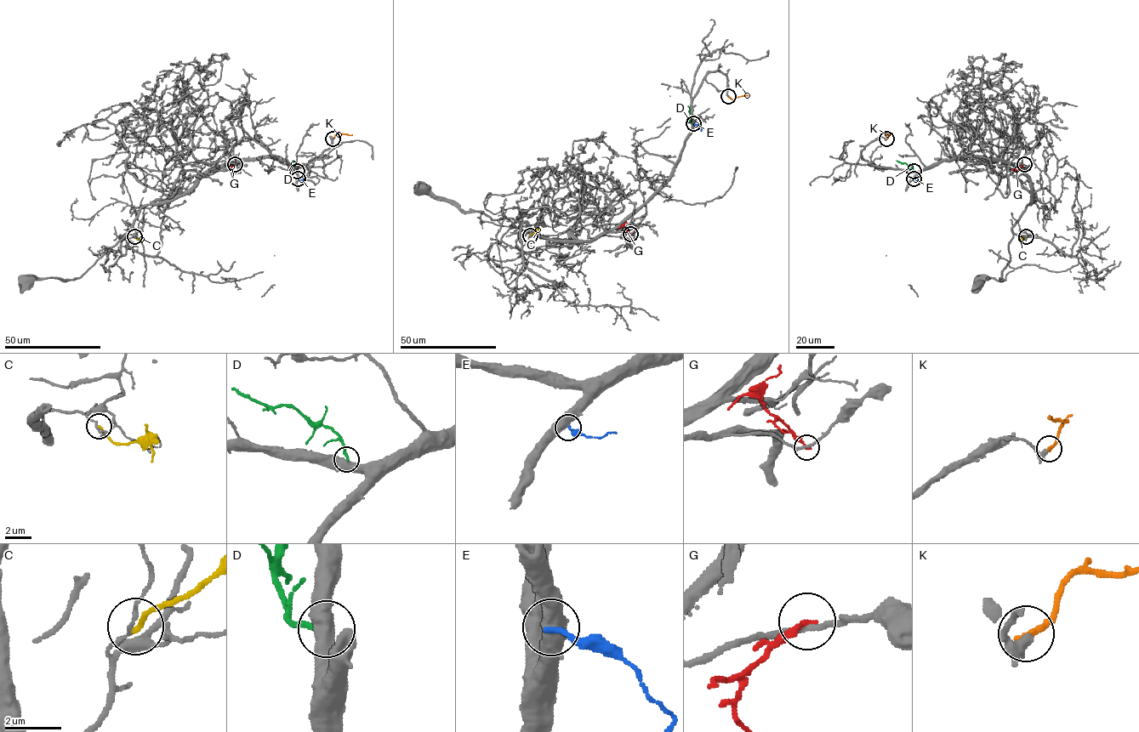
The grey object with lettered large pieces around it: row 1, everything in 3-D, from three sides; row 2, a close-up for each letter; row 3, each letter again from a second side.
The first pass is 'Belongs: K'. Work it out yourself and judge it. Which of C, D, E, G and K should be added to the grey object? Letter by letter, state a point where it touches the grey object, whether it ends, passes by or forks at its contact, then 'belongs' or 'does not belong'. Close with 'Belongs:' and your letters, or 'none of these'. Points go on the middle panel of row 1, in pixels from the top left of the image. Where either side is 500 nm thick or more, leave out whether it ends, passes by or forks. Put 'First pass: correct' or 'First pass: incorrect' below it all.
C: contact (530, 235); it ends; does not belong
D: contact (692, 123); does not belong
E: contact (693, 123); does not belong
G: contact (630, 234); it ends; does not belong
K: contact (728, 96); it ends; belongs
Belongs: K
First pass: correct

